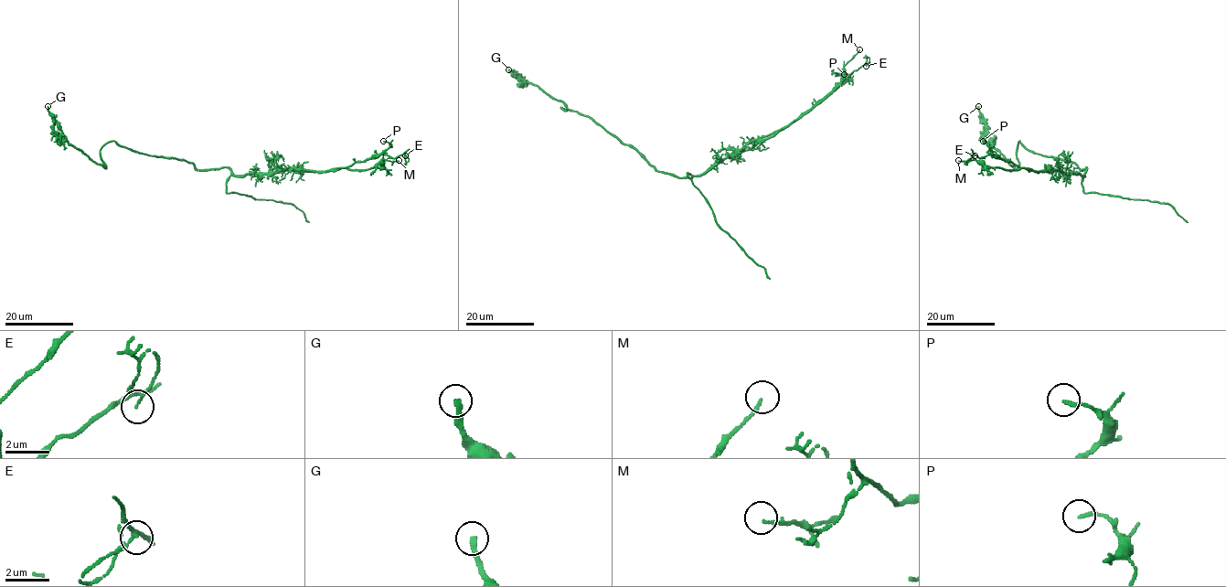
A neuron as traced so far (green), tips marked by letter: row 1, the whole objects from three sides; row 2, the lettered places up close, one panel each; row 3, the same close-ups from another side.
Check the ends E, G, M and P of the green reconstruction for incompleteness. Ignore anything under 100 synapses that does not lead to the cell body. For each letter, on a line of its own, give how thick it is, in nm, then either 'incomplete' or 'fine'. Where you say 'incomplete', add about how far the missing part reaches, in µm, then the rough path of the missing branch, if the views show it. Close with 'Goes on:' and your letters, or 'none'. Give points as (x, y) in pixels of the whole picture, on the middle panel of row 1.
E: 90 nm thick; fine
G: 220 nm thick; fine
M: 130 nm thick; fine
P: 150 nm thick; fine
Goes on: none

